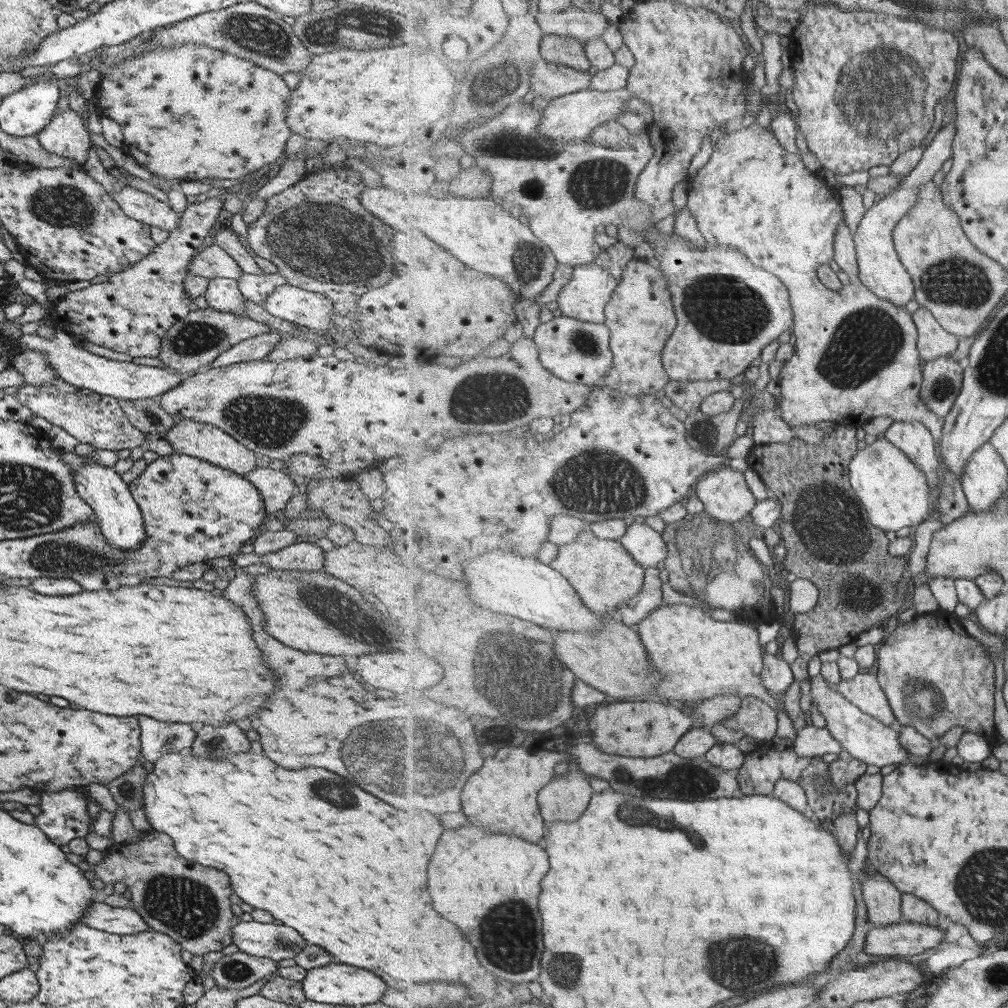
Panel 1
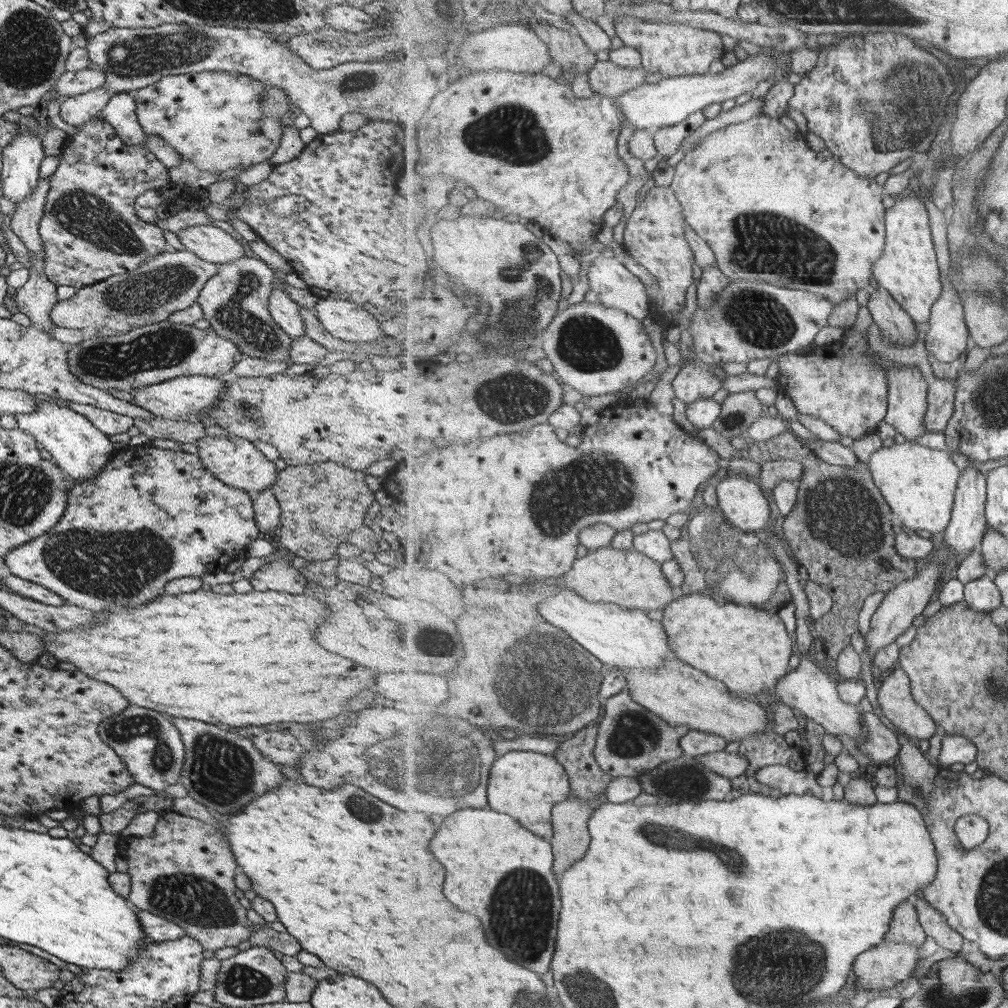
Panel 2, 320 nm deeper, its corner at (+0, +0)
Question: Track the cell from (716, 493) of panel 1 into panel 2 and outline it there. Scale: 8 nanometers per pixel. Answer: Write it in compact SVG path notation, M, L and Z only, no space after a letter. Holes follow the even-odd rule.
M731 473L717 486L718 505L741 530L761 532L771 520L771 508L751 476Z

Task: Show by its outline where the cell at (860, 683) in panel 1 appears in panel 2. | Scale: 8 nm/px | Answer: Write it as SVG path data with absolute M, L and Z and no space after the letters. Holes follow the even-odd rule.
M896 666L892 674L884 679L878 691L877 700L882 716L895 730L904 730L909 736L919 740L930 741L935 737L939 726L932 714L929 714L929 711L916 701L912 691L912 678L903 667Z

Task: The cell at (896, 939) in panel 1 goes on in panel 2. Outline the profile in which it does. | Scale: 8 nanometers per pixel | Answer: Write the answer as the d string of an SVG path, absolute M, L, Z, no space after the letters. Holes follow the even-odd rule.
M881 942L861 954L854 963L857 986L867 990L899 989L907 978L914 975L919 957L915 944Z

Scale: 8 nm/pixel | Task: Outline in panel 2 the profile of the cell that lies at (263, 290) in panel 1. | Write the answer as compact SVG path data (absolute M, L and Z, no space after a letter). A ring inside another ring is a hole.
M274 289L268 296L268 311L271 318L283 329L290 339L303 336L304 322L299 307L285 290Z

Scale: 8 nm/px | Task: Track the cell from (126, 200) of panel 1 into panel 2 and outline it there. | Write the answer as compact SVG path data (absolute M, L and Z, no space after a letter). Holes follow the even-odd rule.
M213 225L184 226L176 236L185 250L213 264L225 264L247 255L245 246Z

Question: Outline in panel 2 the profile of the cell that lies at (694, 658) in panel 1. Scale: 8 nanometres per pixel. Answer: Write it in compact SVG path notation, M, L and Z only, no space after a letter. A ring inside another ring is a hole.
M699 593L691 596L680 596L662 611L663 628L666 628L674 656L681 662L705 671L711 678L723 681L731 695L751 698L774 686L791 671L789 660L793 656L793 640L787 632L781 616L754 604L729 603L721 604L711 596Z

